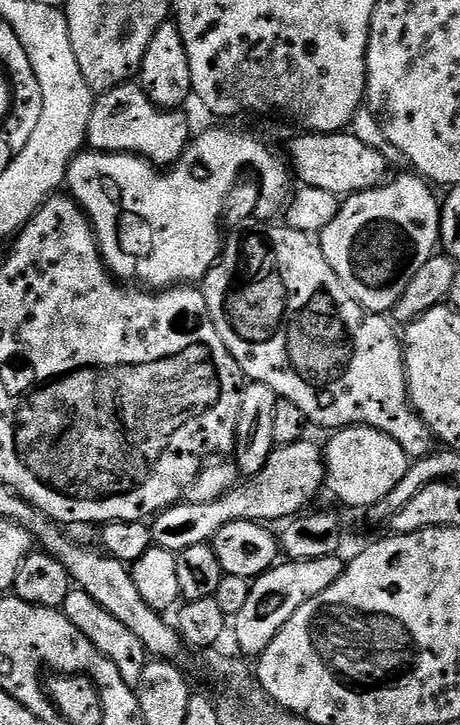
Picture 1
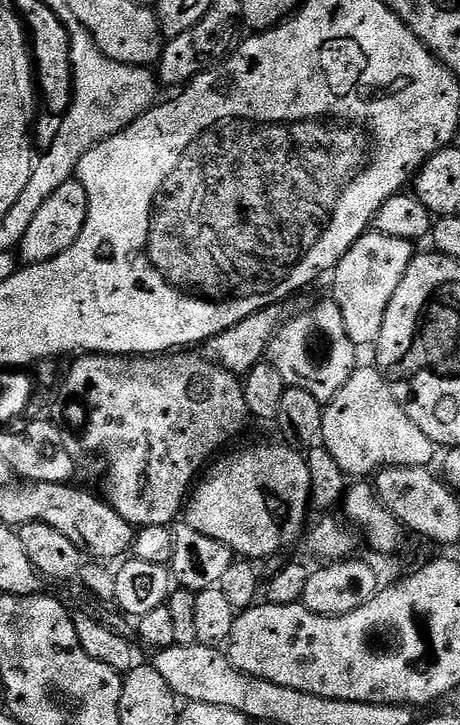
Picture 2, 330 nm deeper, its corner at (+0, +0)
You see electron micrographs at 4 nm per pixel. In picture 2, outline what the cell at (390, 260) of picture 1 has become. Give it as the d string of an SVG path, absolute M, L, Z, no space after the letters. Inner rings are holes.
M369 230L358 237L354 246L336 264L331 273L331 299L335 300L338 310L342 310L342 322L346 322L346 334L350 342L357 346L375 345L378 334L382 334L382 318L386 316L386 306L398 290L398 282L406 274L414 255L411 240L390 238L386 234Z

